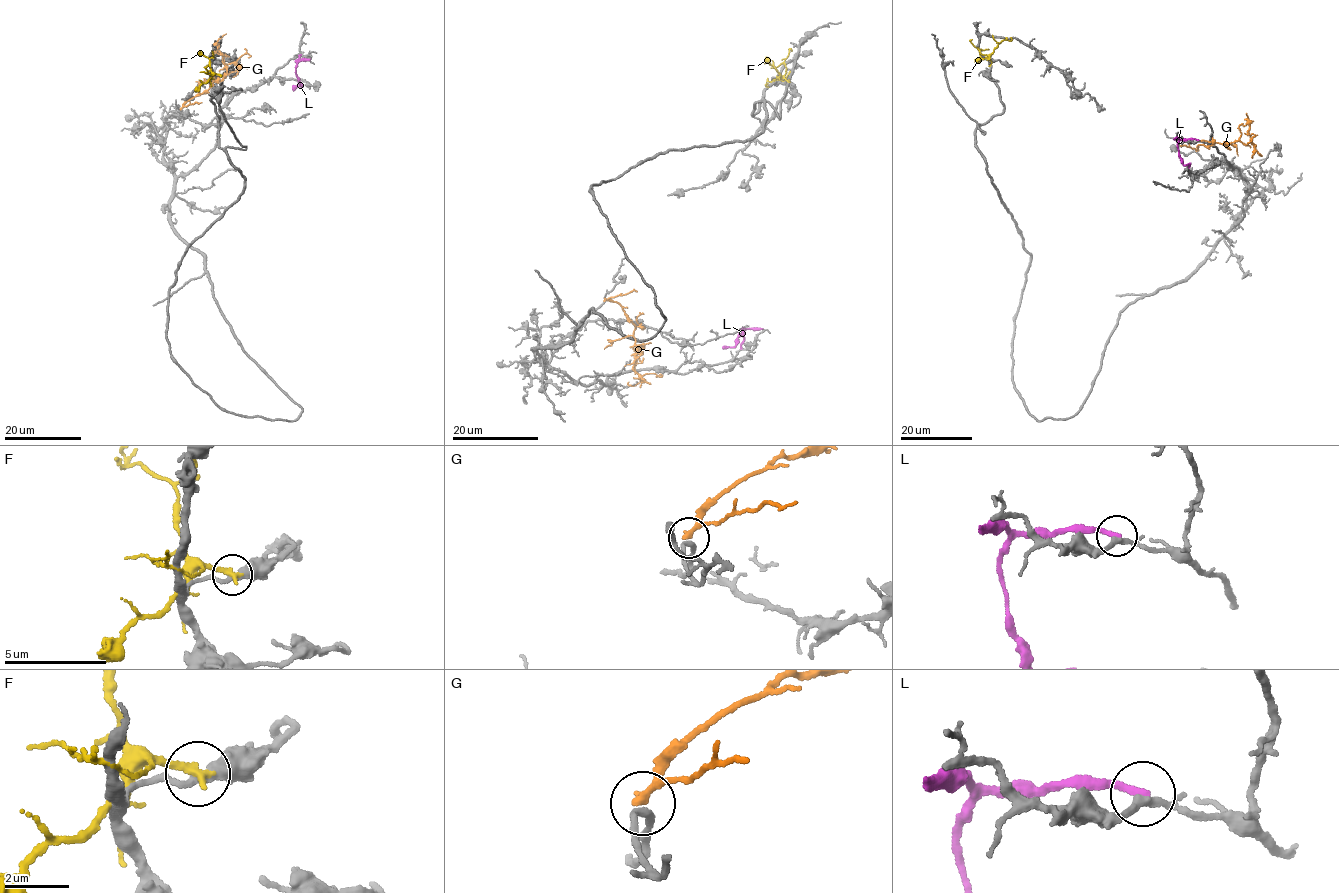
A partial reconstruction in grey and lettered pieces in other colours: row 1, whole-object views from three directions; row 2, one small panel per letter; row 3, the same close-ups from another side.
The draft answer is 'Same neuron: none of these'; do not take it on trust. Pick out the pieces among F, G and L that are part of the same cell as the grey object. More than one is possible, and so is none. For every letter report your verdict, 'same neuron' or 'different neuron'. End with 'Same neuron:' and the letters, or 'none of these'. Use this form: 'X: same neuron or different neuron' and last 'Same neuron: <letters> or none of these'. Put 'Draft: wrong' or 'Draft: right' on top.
Draft: right
F: different neuron
G: different neuron
L: different neuron
Same neuron: none of these

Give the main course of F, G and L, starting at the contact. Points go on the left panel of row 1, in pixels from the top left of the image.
F: (220, 75), (212, 73), (208, 58), (199, 55), (200, 51)
G: (181, 109), (227, 71), (220, 53), (213, 52), (217, 41), (226, 33)
L: (300, 55), (296, 67), (301, 86), (293, 90)

